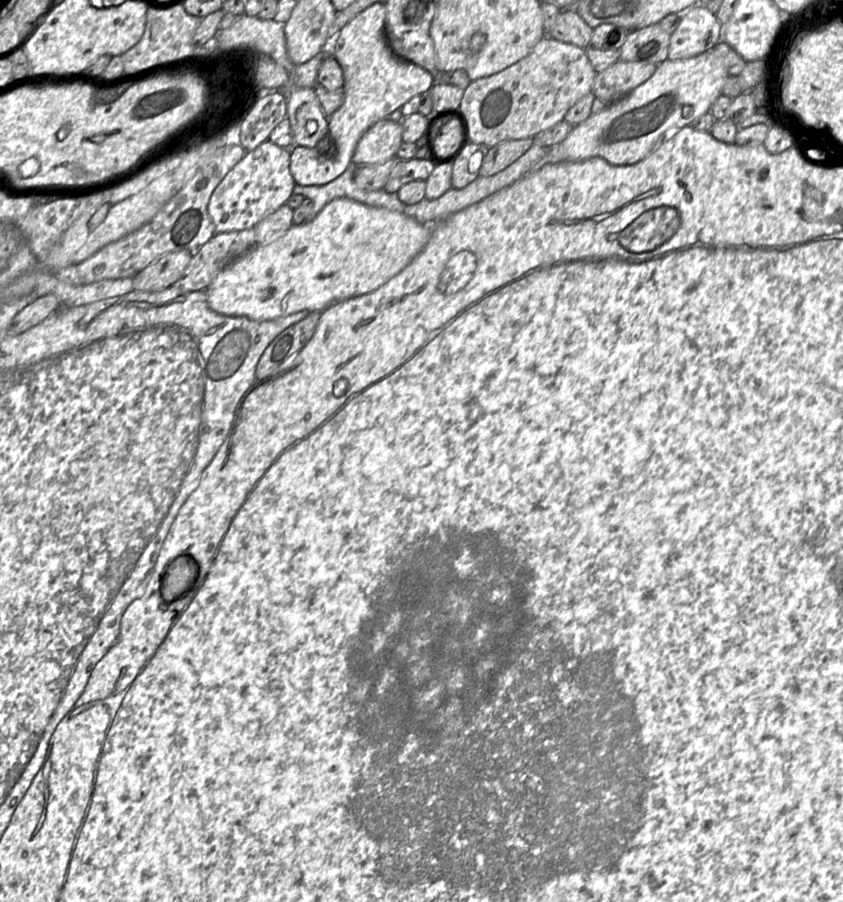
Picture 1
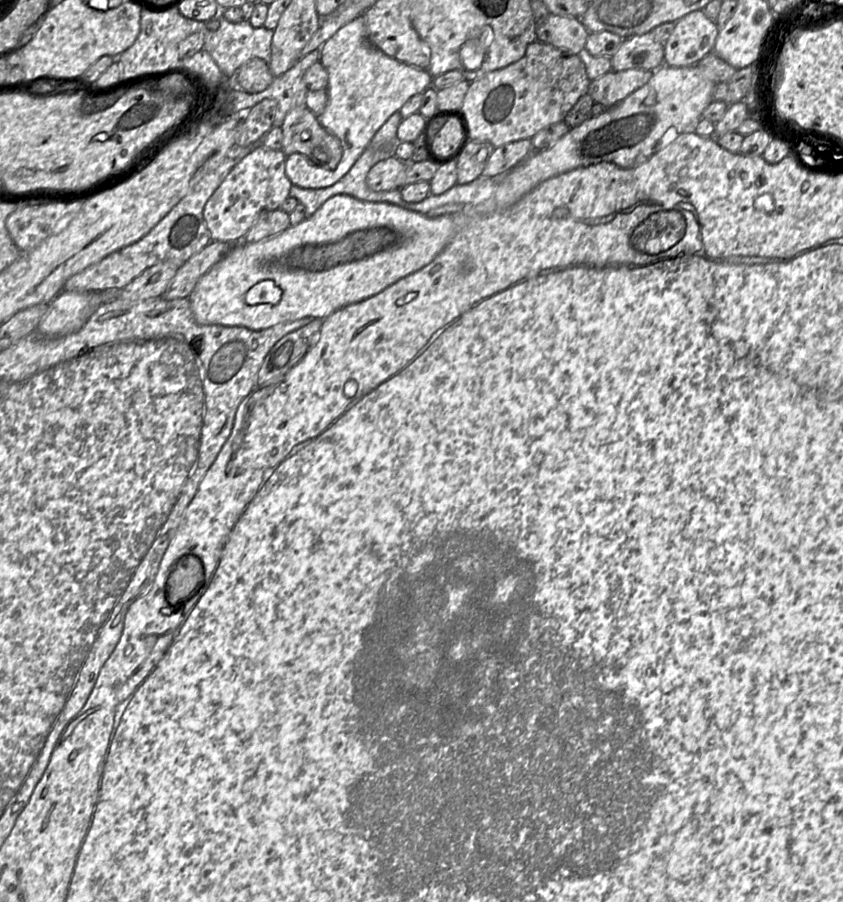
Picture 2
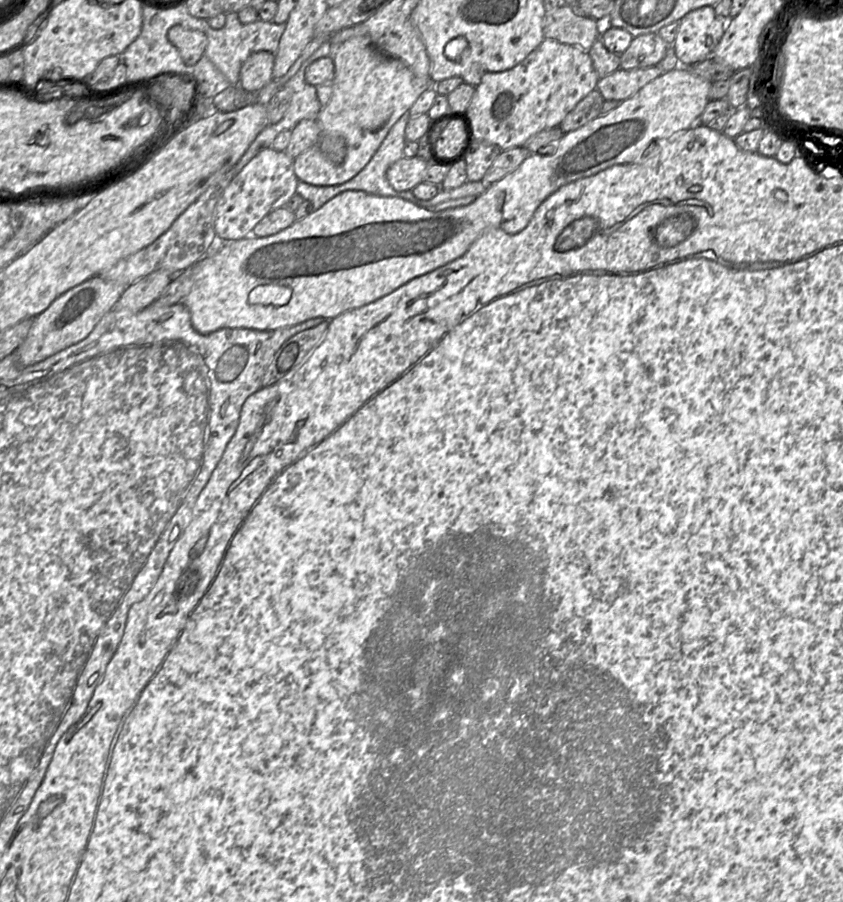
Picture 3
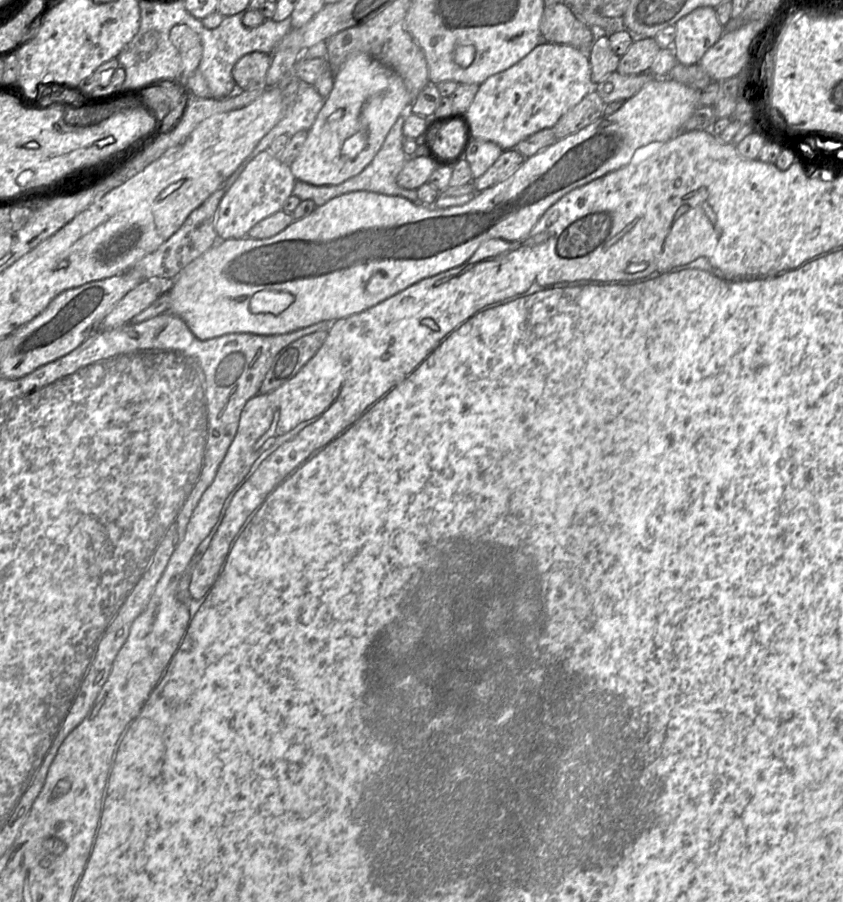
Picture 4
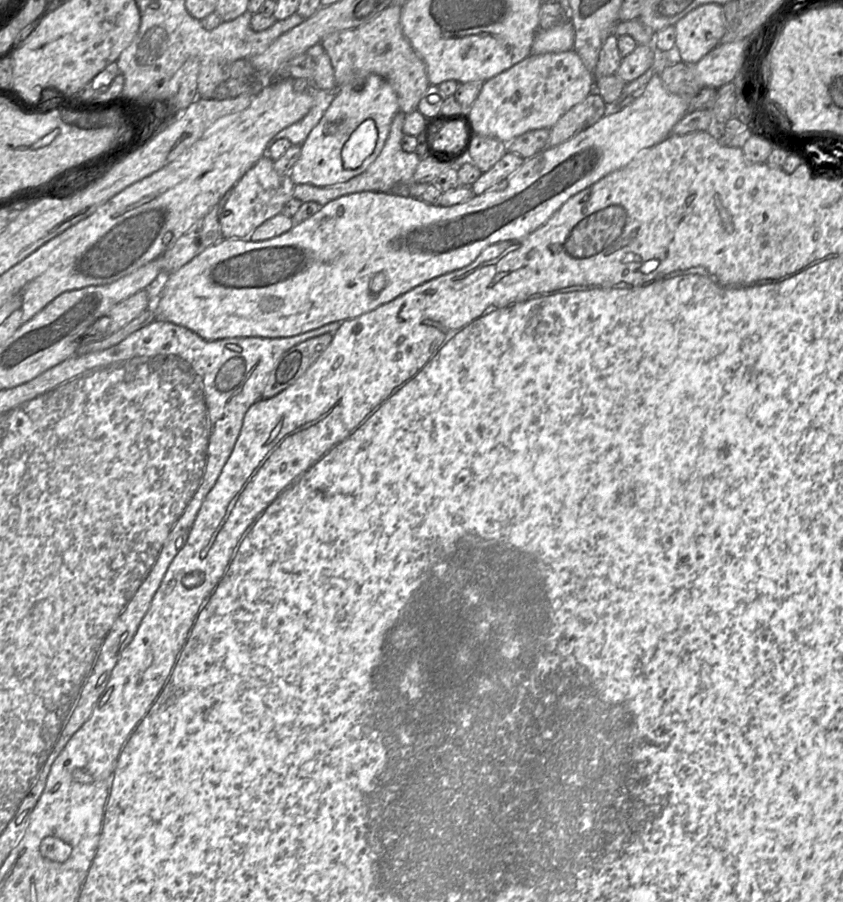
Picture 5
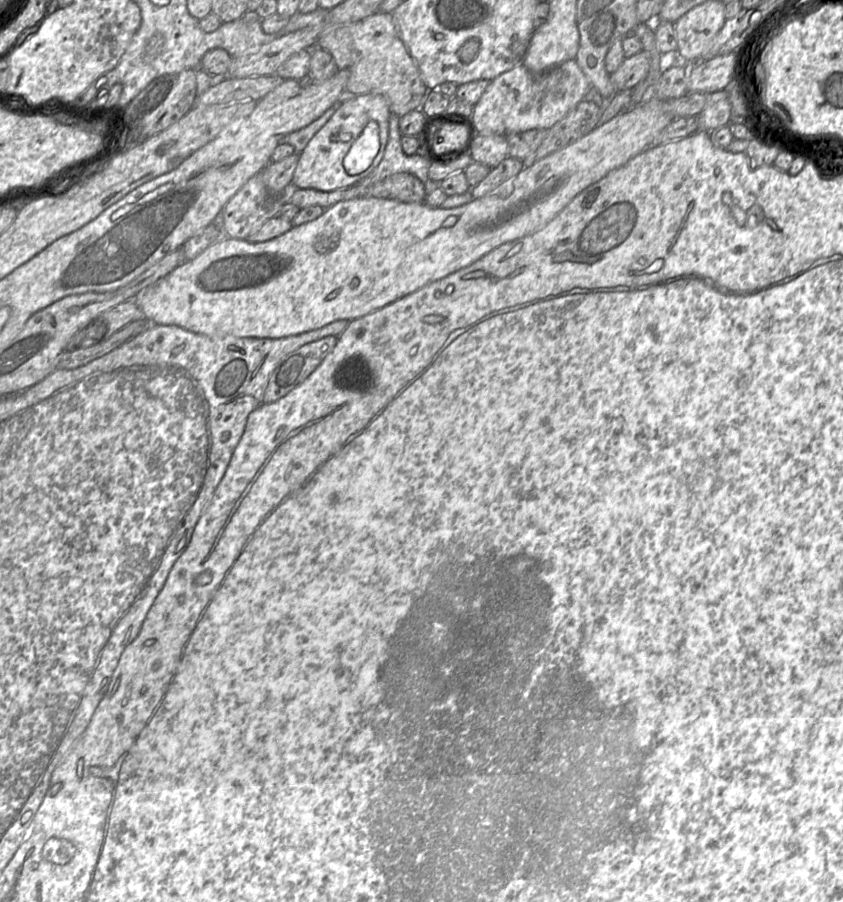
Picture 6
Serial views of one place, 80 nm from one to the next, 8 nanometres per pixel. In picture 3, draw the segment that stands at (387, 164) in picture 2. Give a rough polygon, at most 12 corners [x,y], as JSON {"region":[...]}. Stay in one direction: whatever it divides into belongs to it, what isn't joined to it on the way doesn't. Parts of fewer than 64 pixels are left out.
{"region":[[419,157],[401,159],[386,177],[397,191],[413,190],[424,181],[430,164]]}

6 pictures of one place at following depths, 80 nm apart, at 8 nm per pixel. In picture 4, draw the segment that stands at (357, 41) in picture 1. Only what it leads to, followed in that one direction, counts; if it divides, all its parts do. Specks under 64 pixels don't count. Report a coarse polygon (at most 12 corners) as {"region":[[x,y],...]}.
{"region":[[350,55],[290,165],[339,185],[379,152],[412,97],[396,71]]}

